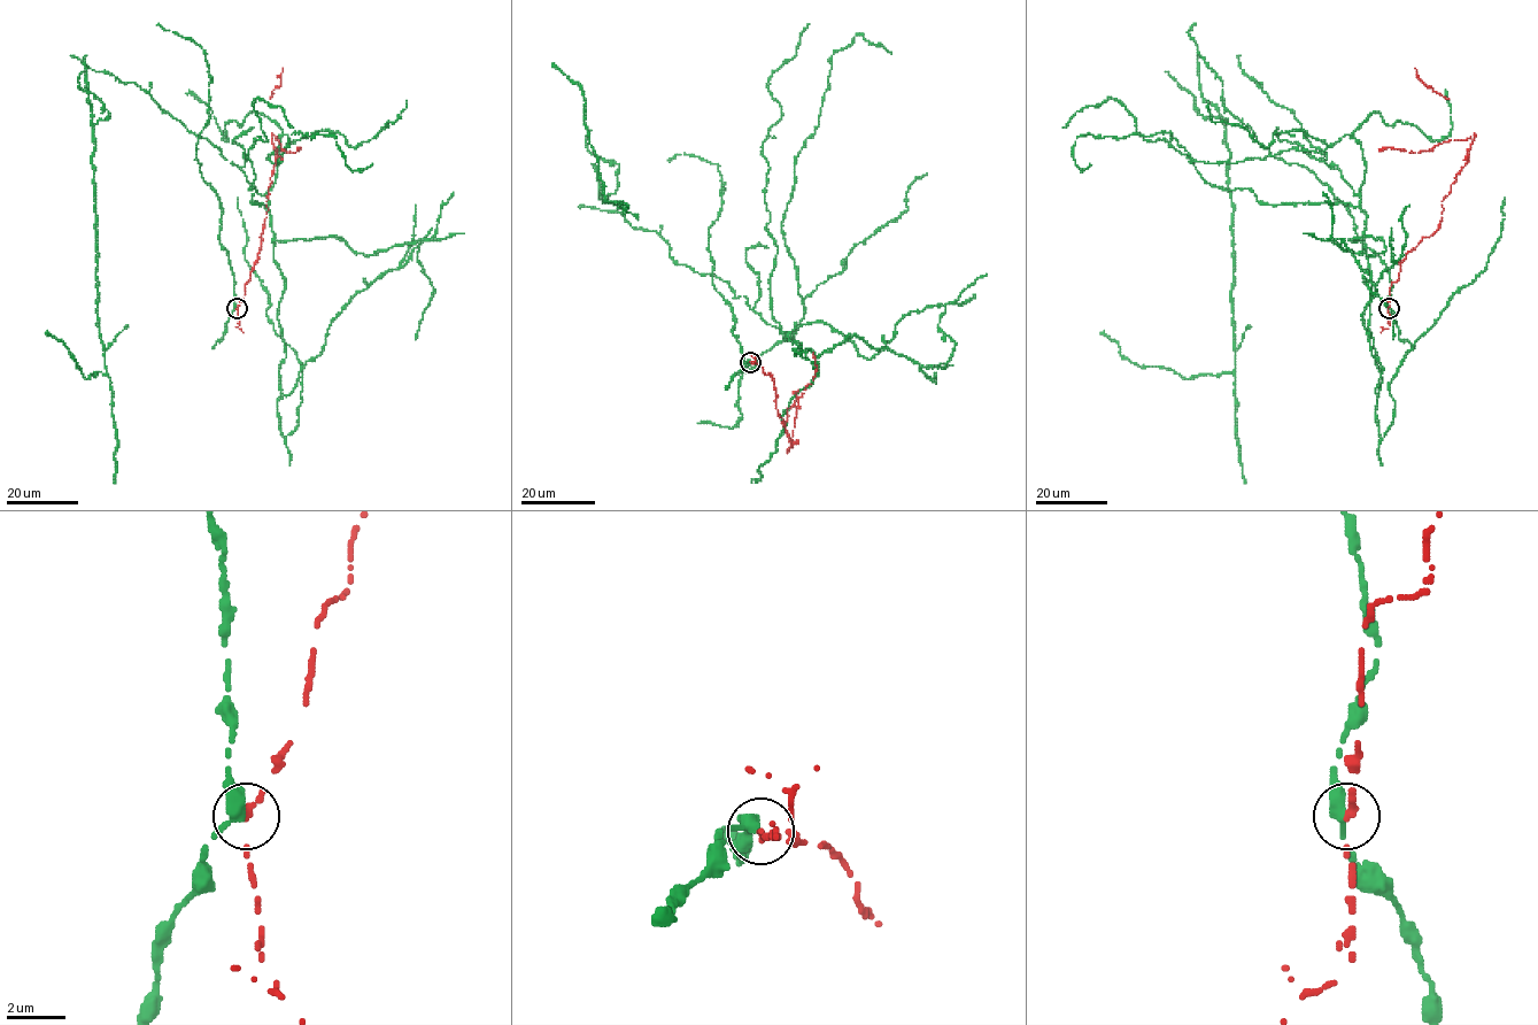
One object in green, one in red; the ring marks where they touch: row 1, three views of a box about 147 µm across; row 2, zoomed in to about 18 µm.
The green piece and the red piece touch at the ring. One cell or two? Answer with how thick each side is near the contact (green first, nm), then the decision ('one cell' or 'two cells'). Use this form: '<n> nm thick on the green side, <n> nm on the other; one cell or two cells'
500 nm thick on the green side, 280 nm on the other; two cells

